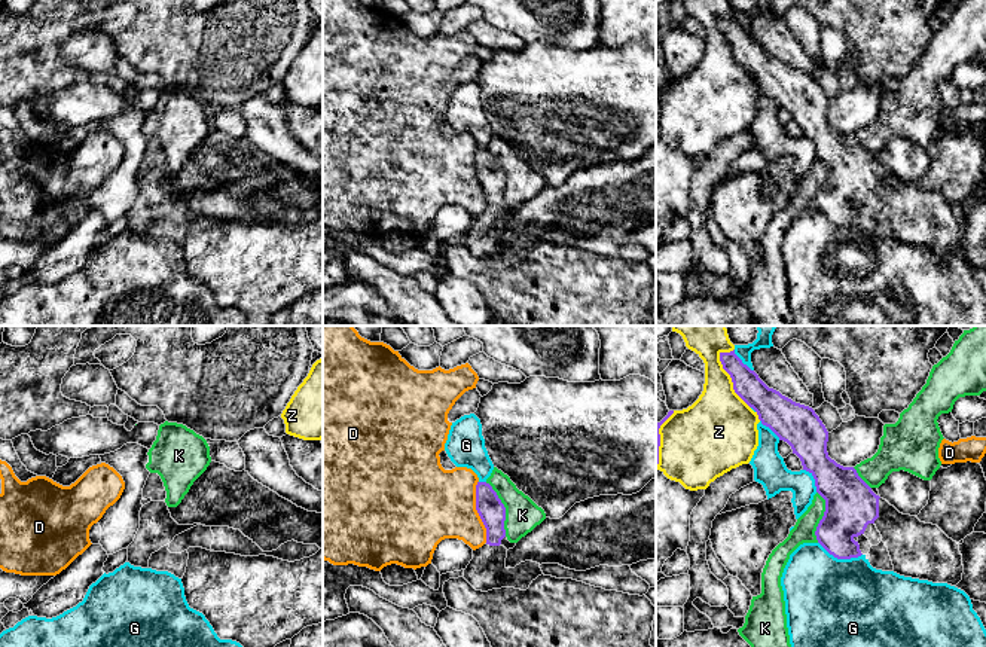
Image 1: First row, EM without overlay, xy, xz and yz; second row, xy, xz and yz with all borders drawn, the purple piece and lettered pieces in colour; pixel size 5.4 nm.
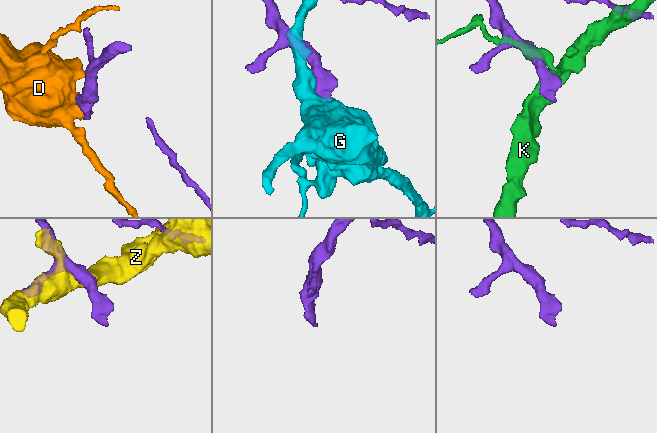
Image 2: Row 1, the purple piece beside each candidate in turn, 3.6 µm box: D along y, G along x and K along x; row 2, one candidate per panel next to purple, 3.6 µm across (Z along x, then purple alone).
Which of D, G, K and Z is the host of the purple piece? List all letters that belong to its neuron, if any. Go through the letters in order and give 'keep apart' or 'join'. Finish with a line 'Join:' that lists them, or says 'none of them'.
D: keep apart
G: keep apart
K: keep apart
Z: keep apart
Join: none of them

